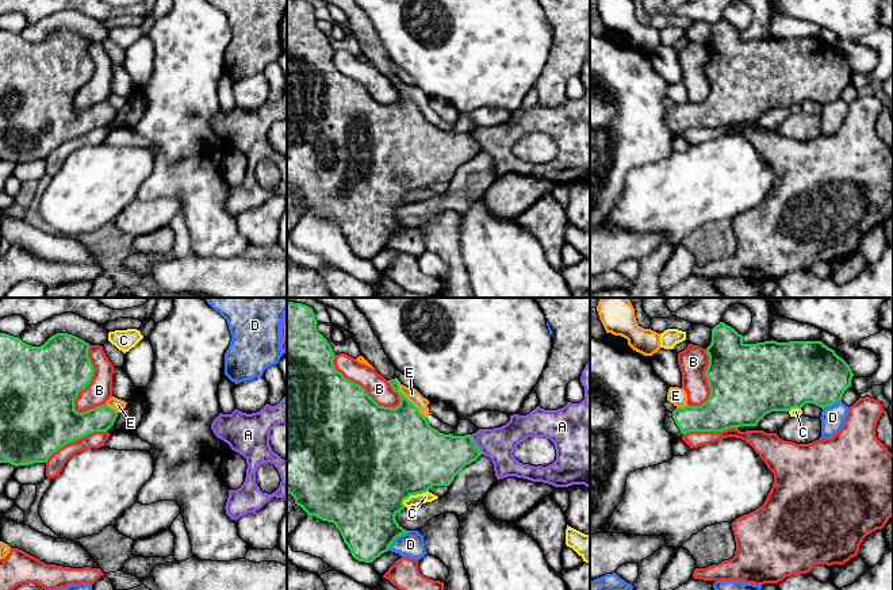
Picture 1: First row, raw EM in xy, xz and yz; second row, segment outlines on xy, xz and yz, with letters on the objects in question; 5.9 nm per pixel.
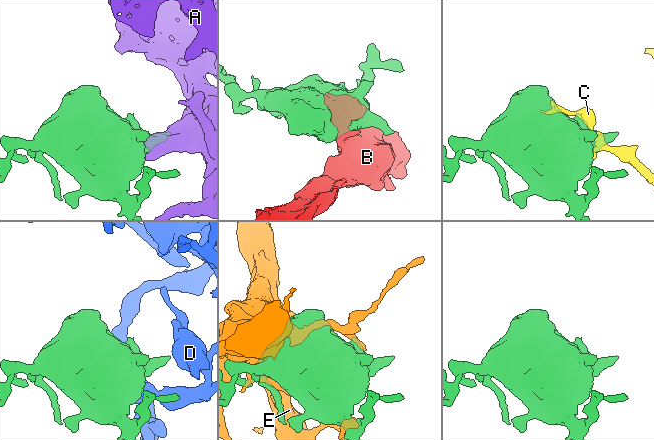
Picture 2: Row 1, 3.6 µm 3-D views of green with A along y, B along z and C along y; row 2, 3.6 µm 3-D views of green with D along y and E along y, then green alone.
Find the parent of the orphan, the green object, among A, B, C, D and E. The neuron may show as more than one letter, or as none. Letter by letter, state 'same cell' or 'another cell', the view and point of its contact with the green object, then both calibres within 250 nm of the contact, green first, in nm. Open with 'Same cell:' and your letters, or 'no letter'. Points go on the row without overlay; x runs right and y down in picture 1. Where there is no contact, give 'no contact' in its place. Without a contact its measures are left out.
Same cell: no letter
A: another cell | xz (475, 141) | 300/200 nm
B: another cell | xz (361, 84) | 500/140 nm
C: another cell | xz (414, 191) | 500/60 nm
D: another cell | xz (397, 233) | 380/150 nm
E: another cell | xz (406, 95) | 380/80 nm

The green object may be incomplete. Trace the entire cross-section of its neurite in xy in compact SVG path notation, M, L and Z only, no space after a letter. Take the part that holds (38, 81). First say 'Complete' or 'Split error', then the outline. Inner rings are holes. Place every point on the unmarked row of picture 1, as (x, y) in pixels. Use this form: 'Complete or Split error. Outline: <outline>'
Complete. Outline: M0 30L0 160L15 164L46 160L64 142L93 129L107 129L114 122L118 110L107 101L84 110L74 107L74 96L91 80L95 69L88 46L88 39L68 30L57 30L41 43L31 43L19 34Z

